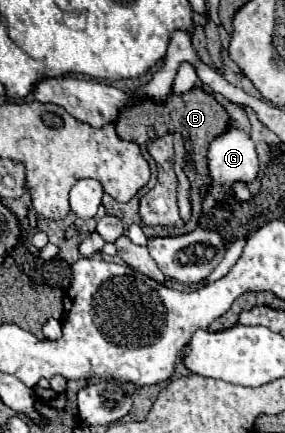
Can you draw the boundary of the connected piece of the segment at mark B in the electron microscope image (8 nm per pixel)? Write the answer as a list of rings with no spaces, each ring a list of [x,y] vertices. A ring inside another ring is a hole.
[[[194,87],[190,89],[188,93],[182,93],[182,95],[176,95],[176,93],[170,93],[164,101],[154,101],[154,99],[148,99],[148,97],[134,97],[124,109],[122,109],[122,115],[118,119],[118,135],[122,139],[130,139],[130,141],[136,141],[138,145],[146,145],[148,141],[156,139],[156,137],[162,137],[166,133],[178,133],[182,135],[184,139],[184,147],[186,147],[186,165],[184,165],[184,173],[190,181],[190,205],[192,205],[192,217],[184,223],[184,227],[164,227],[164,225],[146,225],[142,223],[140,219],[140,213],[138,213],[138,199],[140,195],[136,195],[134,199],[130,199],[128,203],[118,203],[114,199],[110,199],[110,195],[104,195],[102,203],[106,207],[106,213],[108,215],[114,215],[118,217],[124,227],[128,229],[132,223],[138,223],[146,237],[166,237],[166,235],[184,235],[184,233],[190,233],[198,227],[198,217],[200,217],[200,211],[202,211],[202,195],[200,195],[200,187],[208,183],[208,171],[206,171],[206,151],[208,151],[208,145],[212,143],[212,139],[216,139],[218,135],[226,133],[230,129],[230,117],[226,113],[226,109],[216,101],[216,97],[212,93],[206,93],[204,89],[200,87]]]

